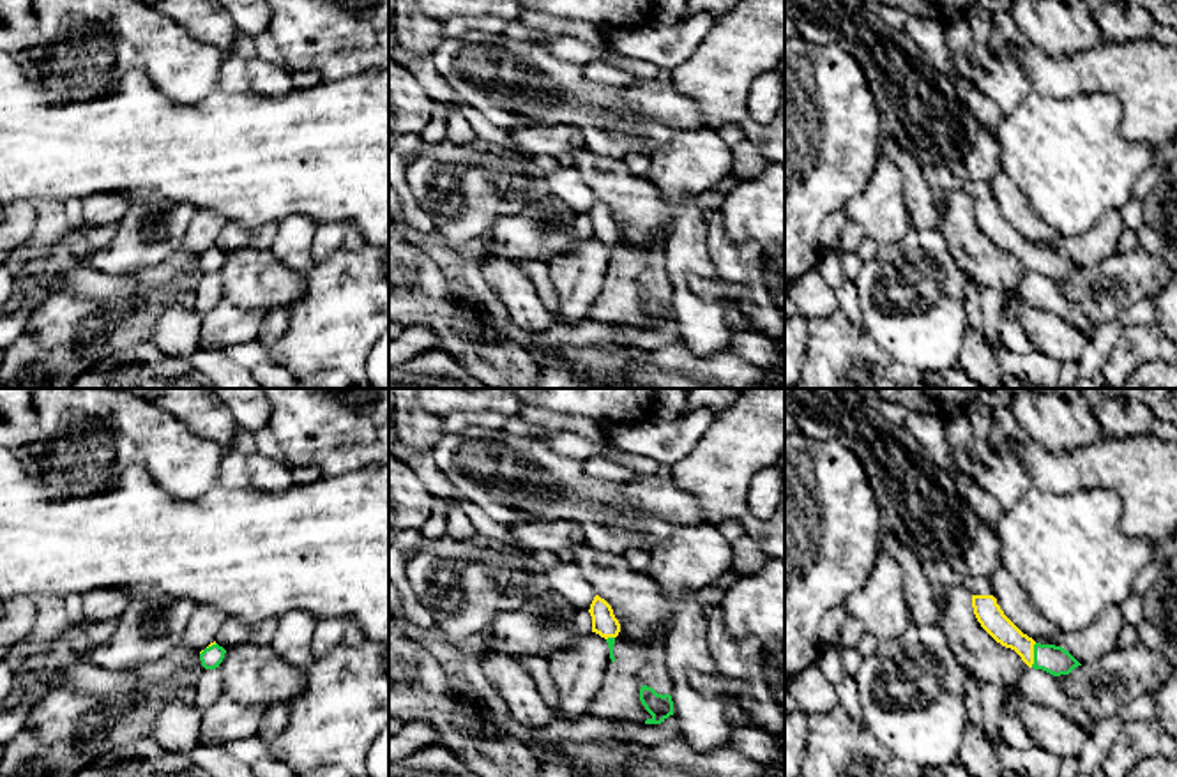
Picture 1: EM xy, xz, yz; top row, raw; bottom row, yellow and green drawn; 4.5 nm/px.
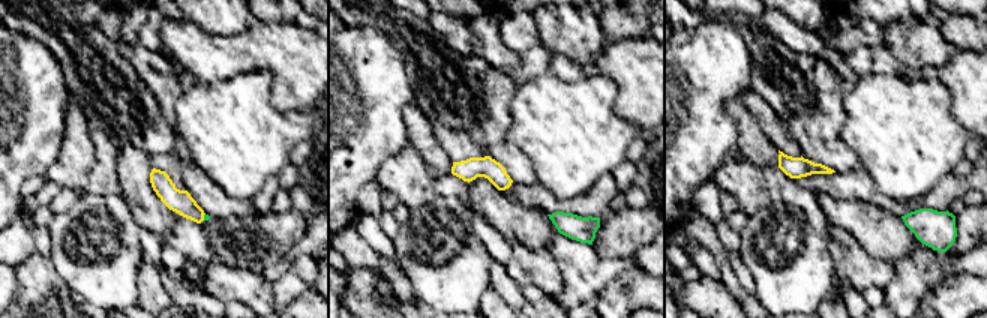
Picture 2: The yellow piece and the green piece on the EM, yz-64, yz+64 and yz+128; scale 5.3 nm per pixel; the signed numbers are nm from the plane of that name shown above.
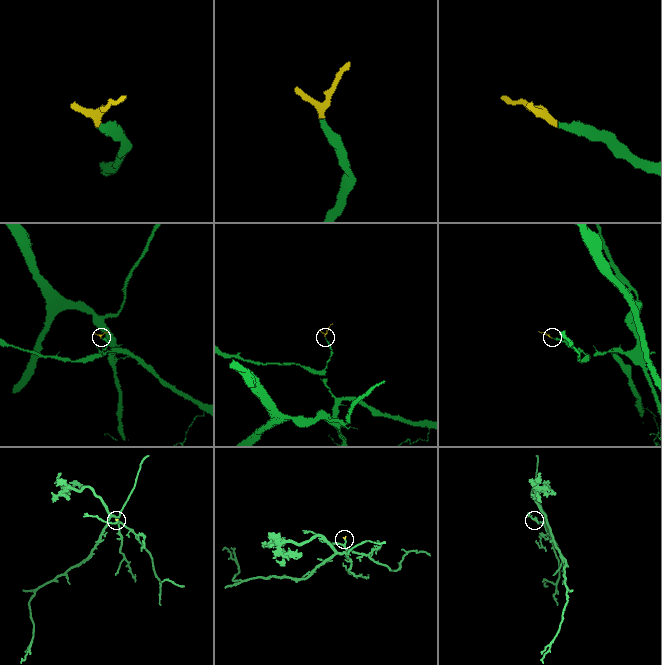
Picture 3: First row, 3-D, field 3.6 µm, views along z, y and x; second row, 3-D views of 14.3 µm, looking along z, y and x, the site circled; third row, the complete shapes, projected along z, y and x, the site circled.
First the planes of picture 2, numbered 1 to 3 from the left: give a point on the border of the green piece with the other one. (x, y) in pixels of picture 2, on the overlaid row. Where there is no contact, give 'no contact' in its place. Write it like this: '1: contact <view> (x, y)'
1: contact yz-64 (203, 216)
2: no contact
3: no contact

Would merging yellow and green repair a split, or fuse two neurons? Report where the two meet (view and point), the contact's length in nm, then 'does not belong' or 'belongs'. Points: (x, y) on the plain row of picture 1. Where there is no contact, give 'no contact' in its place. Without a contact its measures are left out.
meets yellow in yz at (1032, 260); contact 110 nm long; belongs

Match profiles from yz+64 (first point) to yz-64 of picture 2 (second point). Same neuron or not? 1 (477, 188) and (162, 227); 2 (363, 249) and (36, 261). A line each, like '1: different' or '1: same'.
1: same
2: different

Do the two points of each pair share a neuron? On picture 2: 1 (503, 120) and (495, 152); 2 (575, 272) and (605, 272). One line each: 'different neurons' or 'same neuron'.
1: different neurons
2: same neuron

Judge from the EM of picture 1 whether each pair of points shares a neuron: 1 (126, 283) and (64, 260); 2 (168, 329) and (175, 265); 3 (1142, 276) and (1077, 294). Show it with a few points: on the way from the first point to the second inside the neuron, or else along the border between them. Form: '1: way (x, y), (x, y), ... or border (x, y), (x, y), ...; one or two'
1: way (110, 283), (87, 283), (80, 276); one
2: border (193, 306), (168, 306), (158, 316), (147, 341); two
3: way (1126, 278), (1117, 283), (1093, 283); one

